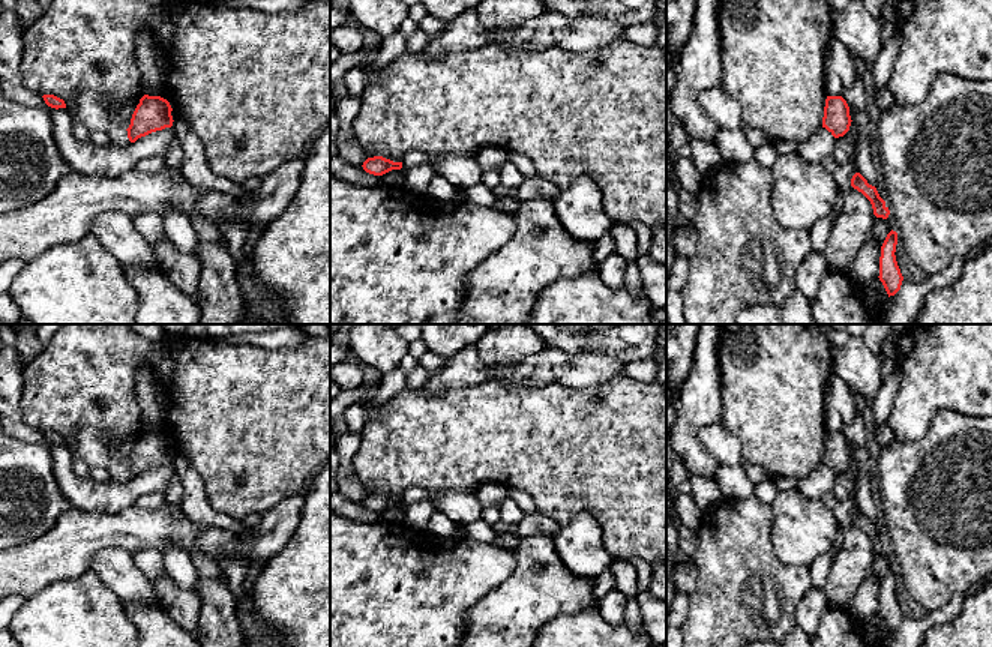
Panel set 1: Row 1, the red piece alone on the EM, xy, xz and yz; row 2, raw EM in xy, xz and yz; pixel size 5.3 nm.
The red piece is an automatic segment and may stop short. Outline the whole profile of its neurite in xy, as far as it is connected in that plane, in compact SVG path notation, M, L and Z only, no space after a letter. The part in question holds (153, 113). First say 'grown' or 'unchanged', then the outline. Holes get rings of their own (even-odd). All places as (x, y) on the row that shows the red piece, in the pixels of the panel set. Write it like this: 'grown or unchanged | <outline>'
unchanged | M144 95L137 105L126 129L131 143L152 132L173 126L171 105L161 96Z

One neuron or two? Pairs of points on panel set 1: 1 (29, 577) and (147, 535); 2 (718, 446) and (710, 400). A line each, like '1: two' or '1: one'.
1: one
2: two

